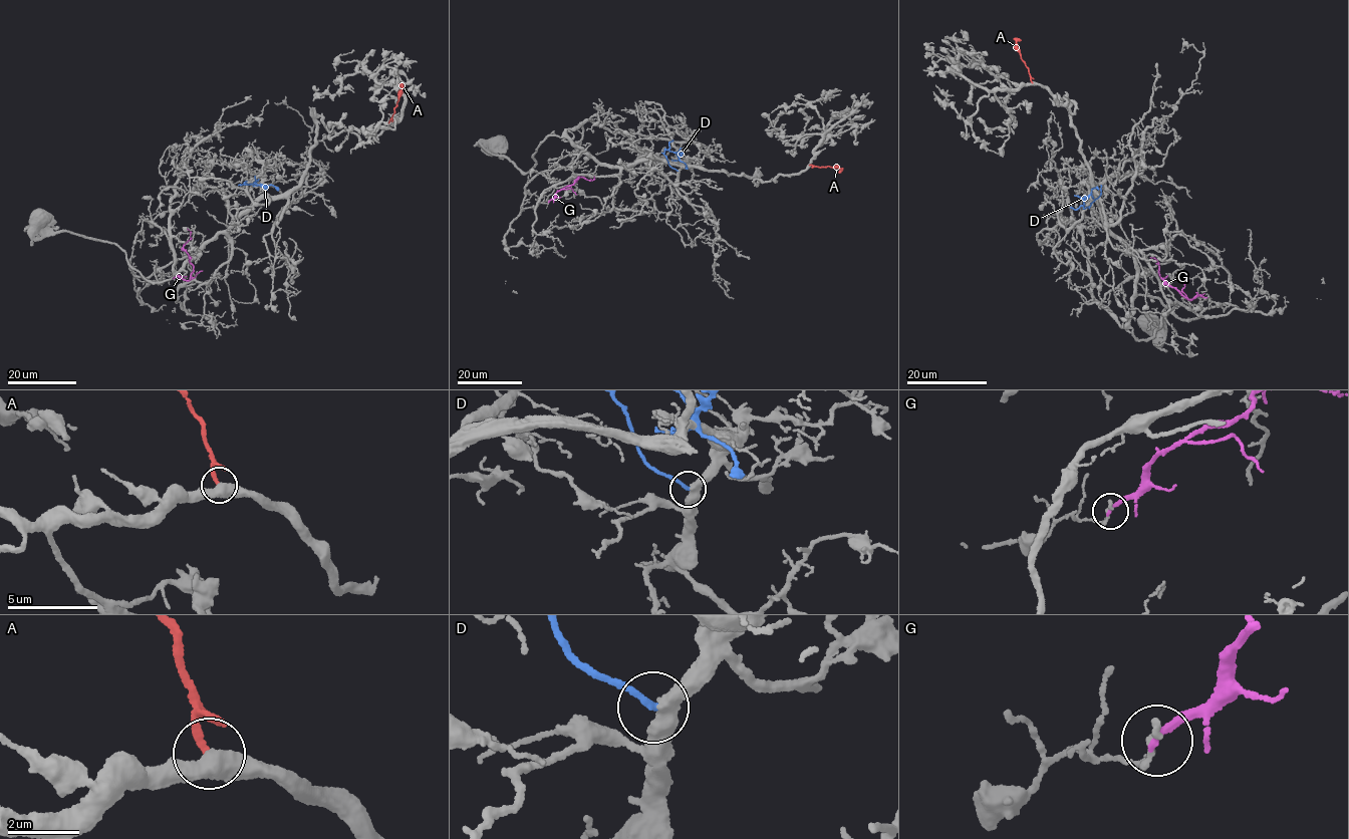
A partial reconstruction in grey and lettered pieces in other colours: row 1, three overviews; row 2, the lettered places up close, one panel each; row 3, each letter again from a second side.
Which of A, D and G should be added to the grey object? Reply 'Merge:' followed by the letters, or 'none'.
Merge: none

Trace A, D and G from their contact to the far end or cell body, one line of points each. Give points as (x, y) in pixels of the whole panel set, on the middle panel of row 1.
A: (810, 165), (840, 169), (839, 172)
D: (678, 171), (668, 164), (664, 150), (677, 154), (687, 169)
G: (549, 201), (579, 176), (590, 181), (594, 177)

